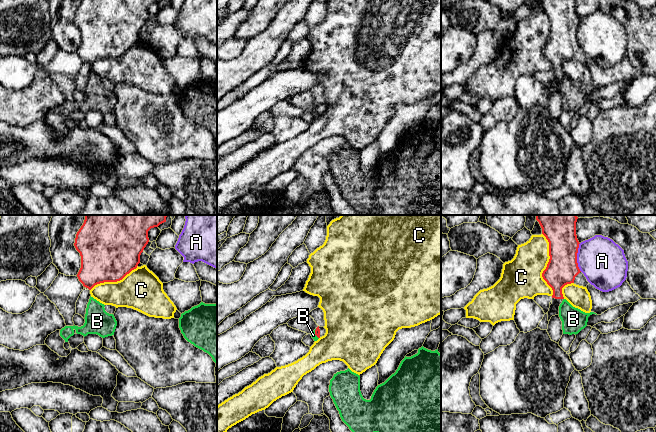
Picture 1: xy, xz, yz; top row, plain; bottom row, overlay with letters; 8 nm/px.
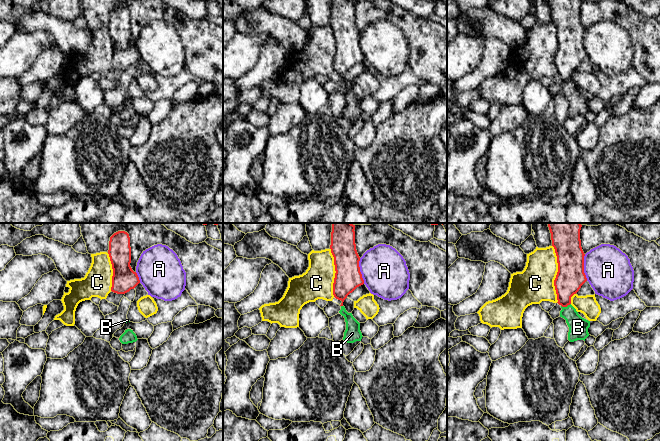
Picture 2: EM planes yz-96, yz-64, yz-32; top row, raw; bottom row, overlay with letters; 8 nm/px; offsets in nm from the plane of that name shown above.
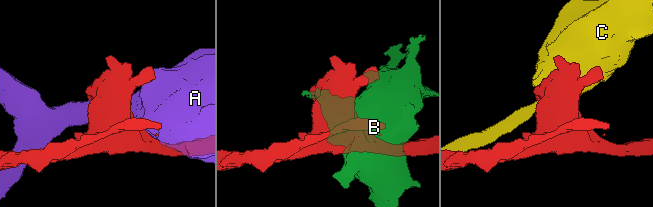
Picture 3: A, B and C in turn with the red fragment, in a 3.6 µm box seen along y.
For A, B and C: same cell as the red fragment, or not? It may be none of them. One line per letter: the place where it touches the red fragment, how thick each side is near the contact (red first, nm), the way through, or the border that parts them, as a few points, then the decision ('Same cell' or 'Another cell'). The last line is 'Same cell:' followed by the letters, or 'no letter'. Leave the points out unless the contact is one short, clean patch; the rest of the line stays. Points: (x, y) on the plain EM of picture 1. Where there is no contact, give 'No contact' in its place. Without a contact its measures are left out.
A: Touches red at yz (576, 33). Thickness 260 nm (red) against 360 nm. Another cell
B: Touches red at xz (315, 110). Thickness 50 nm (red) against 40 nm. Path across: xz (317, 108), (315, 110), (313, 111). Same cell
C: Touches red at yz (547, 40). Thickness 260 nm (red) against 320 nm. Another cell
Same cell: B

